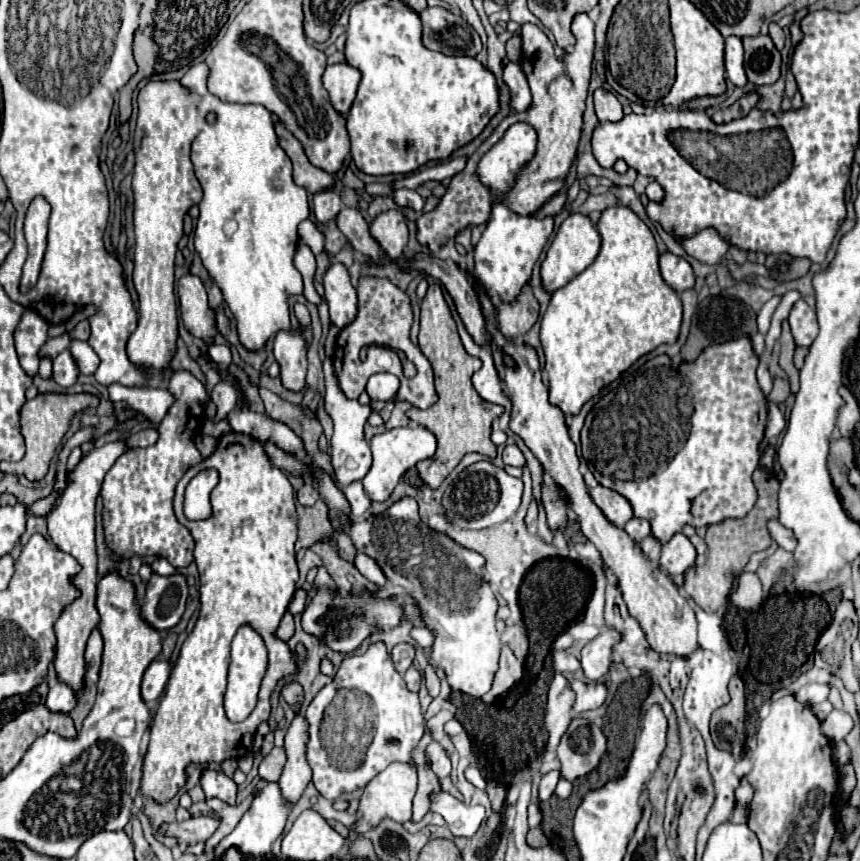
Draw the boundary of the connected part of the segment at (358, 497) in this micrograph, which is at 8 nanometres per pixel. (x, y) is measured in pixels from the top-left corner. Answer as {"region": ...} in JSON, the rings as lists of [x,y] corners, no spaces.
{"region":[[[352,482],[352,484],[344,490],[344,496],[346,496],[346,500],[350,502],[350,508],[352,508],[352,514],[354,514],[354,516],[364,514],[364,512],[370,508],[370,504],[372,504],[372,500],[366,496],[366,492],[364,492],[364,488],[362,488],[362,482]]]}

